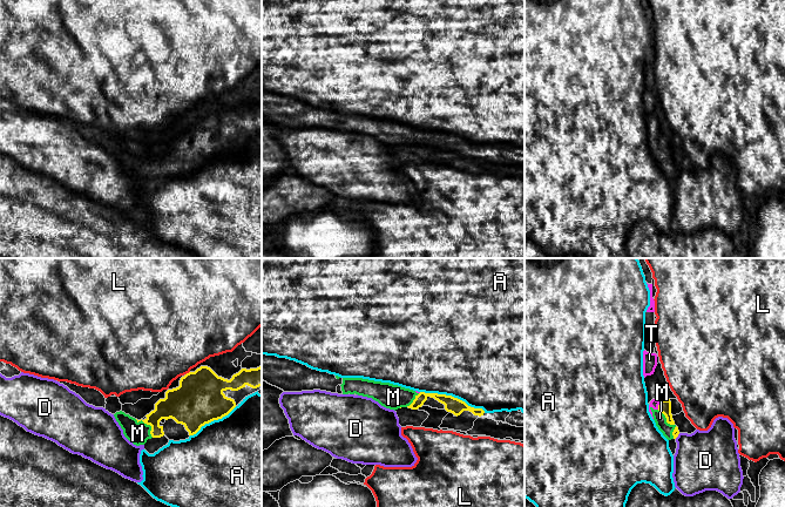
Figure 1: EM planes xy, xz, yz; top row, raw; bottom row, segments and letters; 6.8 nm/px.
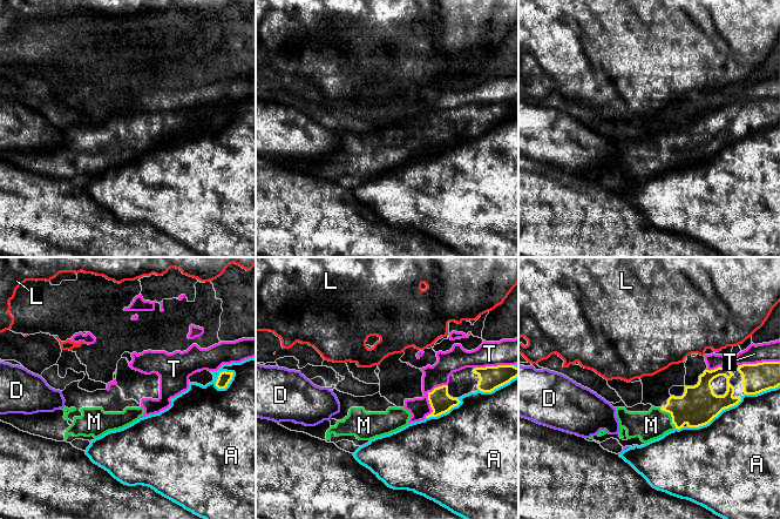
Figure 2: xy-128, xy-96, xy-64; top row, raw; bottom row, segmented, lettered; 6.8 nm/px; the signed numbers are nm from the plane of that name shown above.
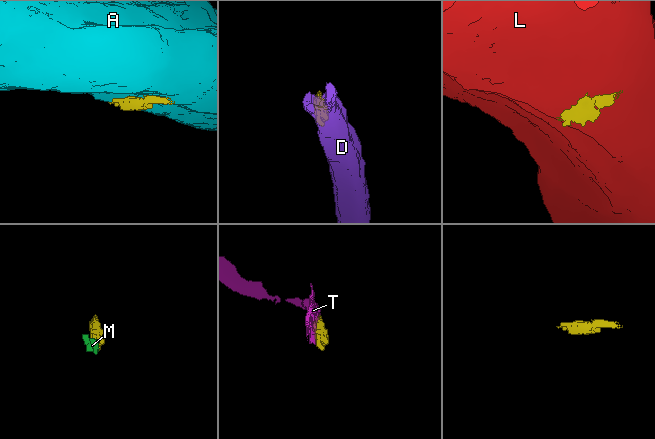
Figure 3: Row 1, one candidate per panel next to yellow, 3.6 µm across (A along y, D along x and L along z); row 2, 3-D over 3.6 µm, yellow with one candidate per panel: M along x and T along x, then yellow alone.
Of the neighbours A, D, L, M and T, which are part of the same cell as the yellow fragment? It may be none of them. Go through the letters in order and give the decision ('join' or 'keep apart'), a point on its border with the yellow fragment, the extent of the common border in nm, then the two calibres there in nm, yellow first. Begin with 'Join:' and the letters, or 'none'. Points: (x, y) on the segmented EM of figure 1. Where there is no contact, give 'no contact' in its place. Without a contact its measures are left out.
Join: M
A: keep apart; contact xz (453, 397); length 480 nm; calibres 110 and 500 nm
D: keep apart; contact yz (677, 435); length 50 nm; calibres 50 and 420 nm
L: keep apart; contact xy (187, 373); length 40 nm; calibres 340 and 480 nm
M: join; contact yz (670, 424); length 240 nm; calibres 90 and 80 nm
T: keep apart; contact yz (658, 405); length 60 nm; calibres 90 and 60 nm

